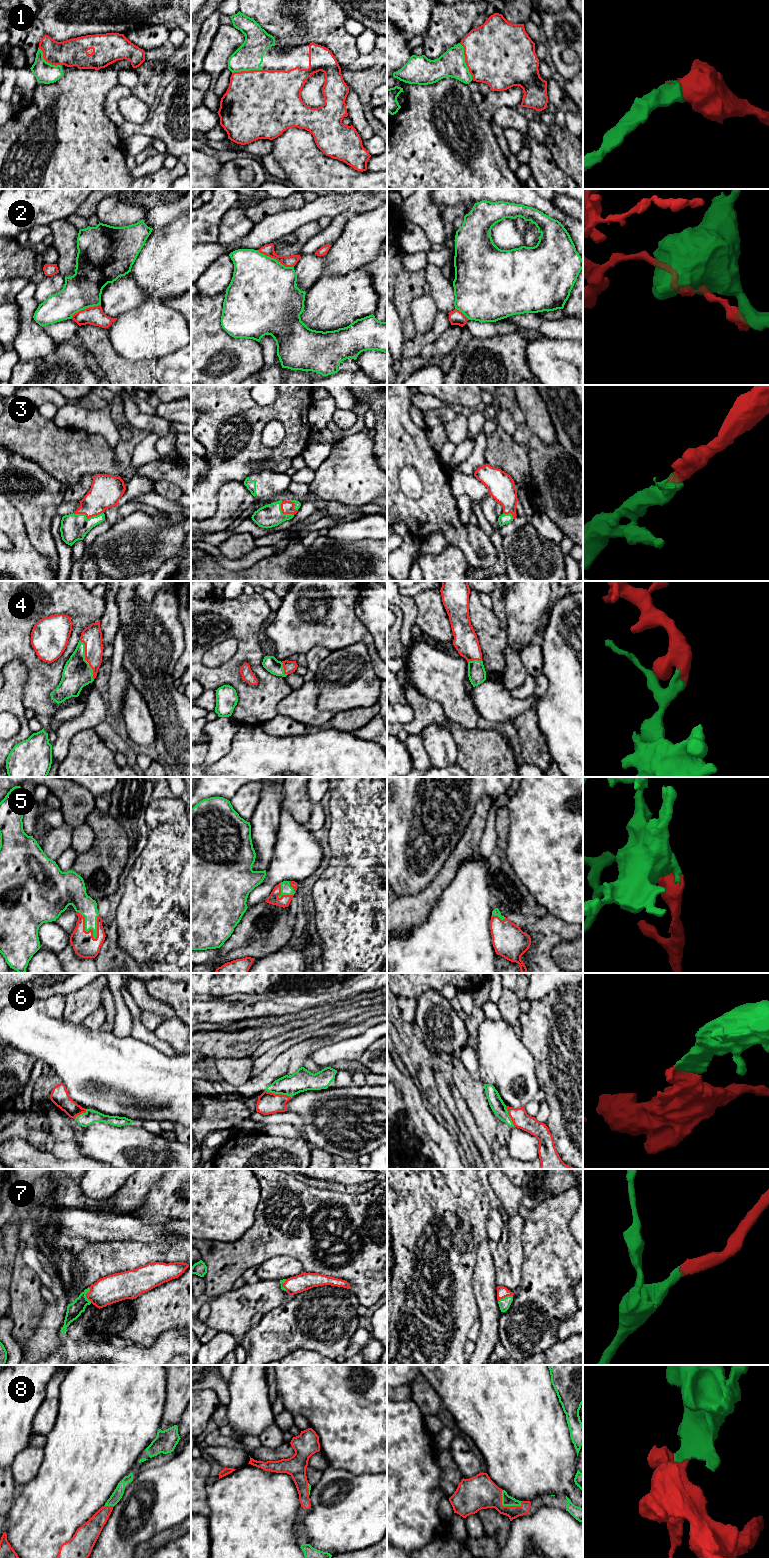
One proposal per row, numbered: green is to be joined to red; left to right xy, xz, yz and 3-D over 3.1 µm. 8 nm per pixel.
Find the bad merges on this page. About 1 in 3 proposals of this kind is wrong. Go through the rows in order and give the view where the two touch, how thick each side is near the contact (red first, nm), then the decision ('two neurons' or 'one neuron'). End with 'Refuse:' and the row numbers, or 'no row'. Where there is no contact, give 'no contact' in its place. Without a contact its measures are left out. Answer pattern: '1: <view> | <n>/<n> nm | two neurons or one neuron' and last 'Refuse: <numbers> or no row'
1: yz | 500/220 nm | one neuron
2: xz | 100/480 nm | two neurons
3: xy | 260/220 nm | one neuron
4: xy | 170/240 nm | one neuron
5: xy | 190/160 nm | one neuron
6: xz | 180/180 nm | one neuron
7: xy | 220/120 nm | one neuron
8: yz | 280/90 nm | one neuron
Refuse: 2

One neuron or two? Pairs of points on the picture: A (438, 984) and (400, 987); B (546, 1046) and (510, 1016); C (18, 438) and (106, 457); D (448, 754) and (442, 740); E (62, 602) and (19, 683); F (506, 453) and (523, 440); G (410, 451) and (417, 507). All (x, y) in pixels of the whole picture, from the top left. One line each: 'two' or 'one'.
A: one
B: two
C: one
D: one
E: two
F: two
G: one

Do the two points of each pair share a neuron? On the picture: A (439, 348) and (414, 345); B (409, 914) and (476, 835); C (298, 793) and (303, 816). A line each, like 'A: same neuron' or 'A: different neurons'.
A: different neurons
B: same neuron
C: same neuron

